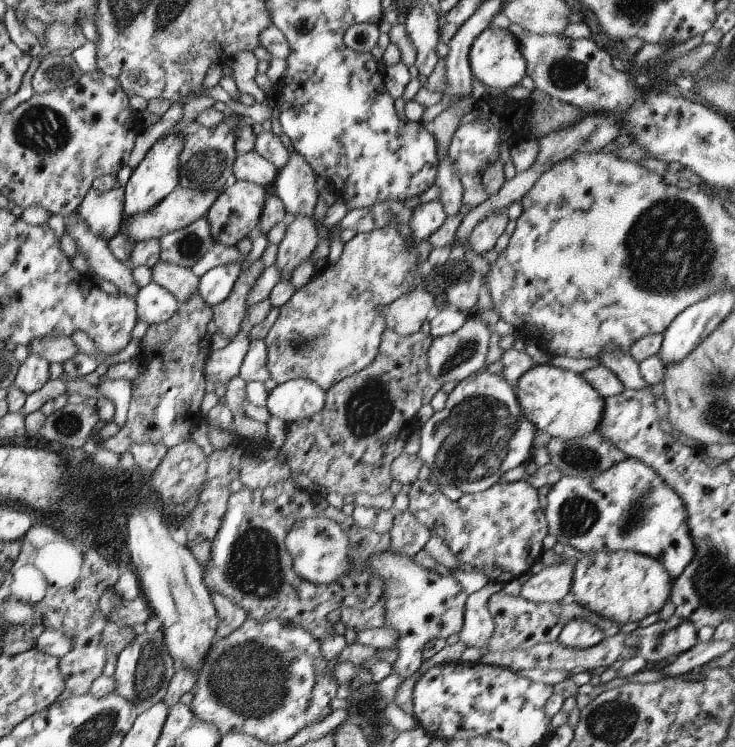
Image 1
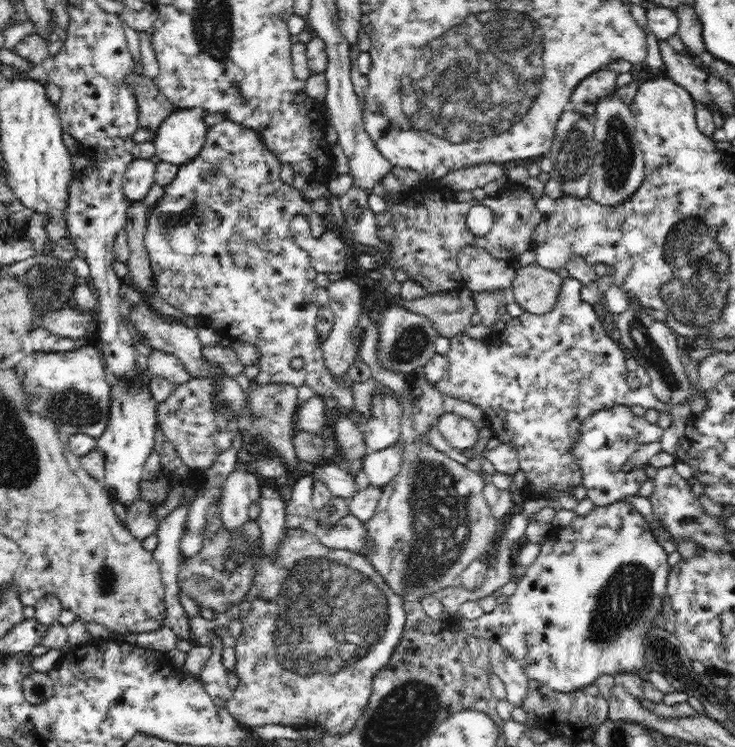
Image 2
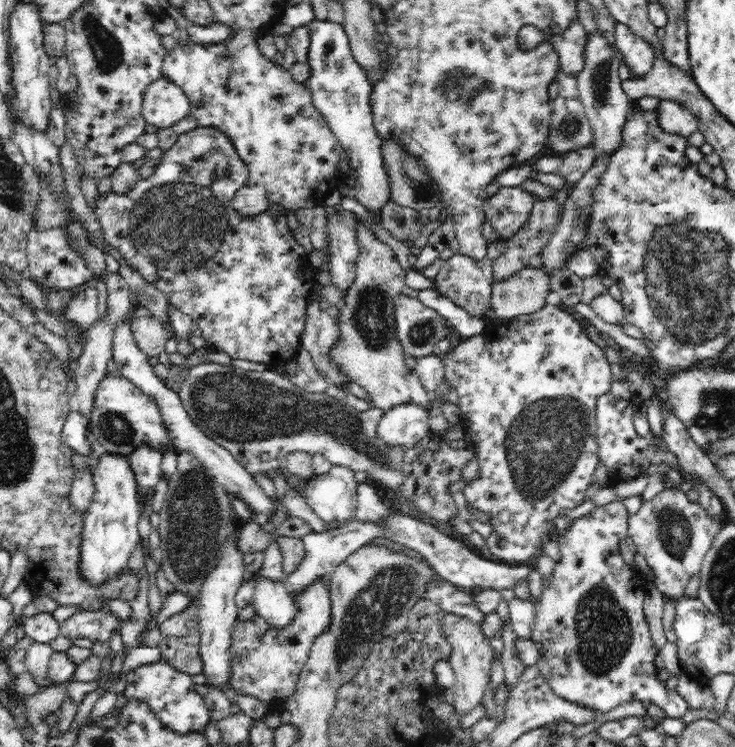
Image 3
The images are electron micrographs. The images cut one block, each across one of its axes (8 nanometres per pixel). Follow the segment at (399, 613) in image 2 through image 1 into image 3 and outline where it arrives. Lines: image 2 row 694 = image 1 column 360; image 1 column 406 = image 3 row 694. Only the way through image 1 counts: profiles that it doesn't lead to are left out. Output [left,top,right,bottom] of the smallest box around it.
[229,581,331,708]

